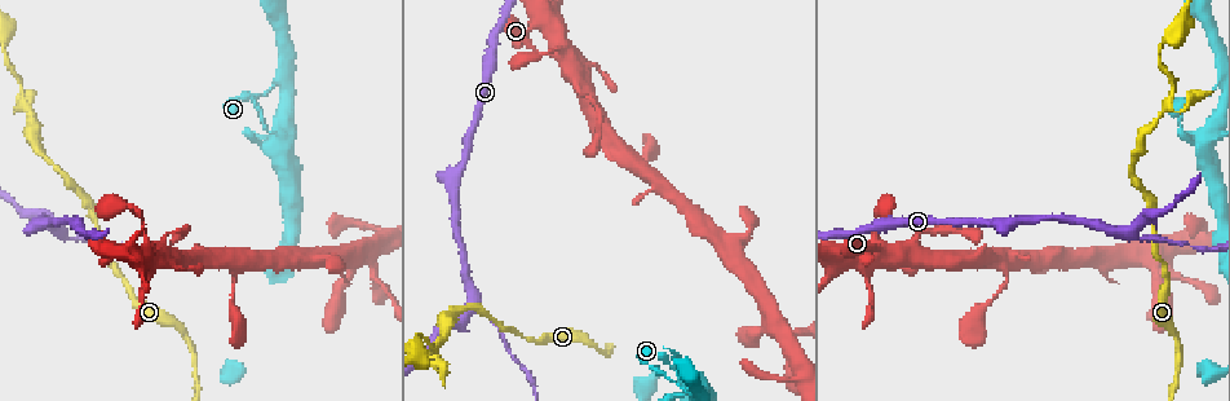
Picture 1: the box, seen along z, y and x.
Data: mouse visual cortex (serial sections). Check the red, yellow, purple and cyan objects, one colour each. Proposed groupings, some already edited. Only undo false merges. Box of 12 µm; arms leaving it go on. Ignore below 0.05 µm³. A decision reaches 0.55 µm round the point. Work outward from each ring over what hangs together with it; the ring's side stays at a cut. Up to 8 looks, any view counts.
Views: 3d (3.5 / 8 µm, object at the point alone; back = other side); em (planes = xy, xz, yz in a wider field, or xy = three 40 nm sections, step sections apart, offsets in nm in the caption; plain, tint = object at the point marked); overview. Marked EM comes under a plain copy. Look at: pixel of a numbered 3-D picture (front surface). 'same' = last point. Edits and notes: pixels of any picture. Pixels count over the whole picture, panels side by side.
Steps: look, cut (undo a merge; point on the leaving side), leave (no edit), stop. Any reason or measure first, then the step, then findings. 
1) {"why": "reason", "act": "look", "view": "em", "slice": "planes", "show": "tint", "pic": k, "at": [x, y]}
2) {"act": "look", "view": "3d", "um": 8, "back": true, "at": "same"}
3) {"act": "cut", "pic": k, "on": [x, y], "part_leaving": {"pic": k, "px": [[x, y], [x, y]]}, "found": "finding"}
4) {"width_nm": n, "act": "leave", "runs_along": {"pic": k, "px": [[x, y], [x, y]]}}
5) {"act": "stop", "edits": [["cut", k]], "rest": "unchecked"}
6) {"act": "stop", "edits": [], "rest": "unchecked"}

{"why": "three-way junction", "act": "look", "view": "3d", "um": 8, "pic": 1, "at": [1131, 233]}

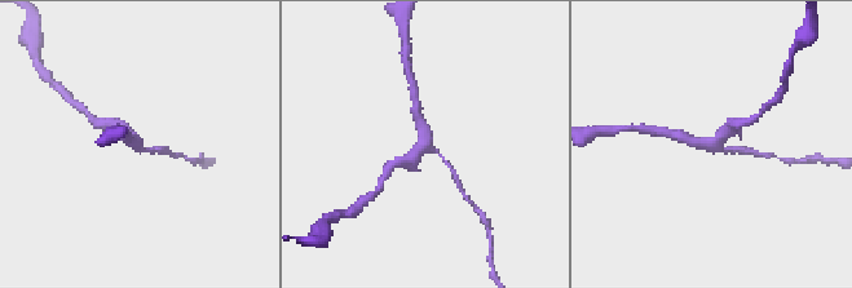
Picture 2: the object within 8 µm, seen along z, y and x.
{"arms": 3, "arm_widths_nm": [150, 300, 350], "why": "need the tissue", "act": "look", "view": "em", "slice": "xy", "step": 5, "show": "tint", "pic": 2, "at": [139, 143]}

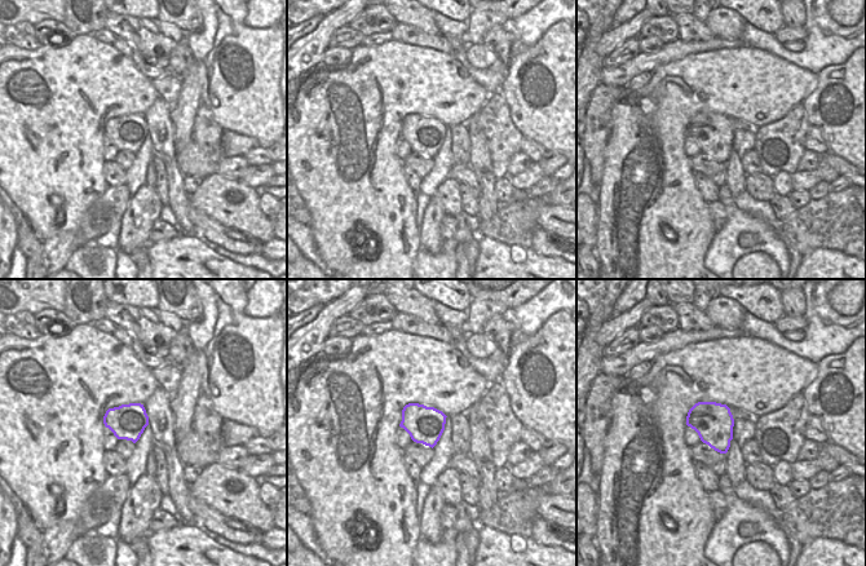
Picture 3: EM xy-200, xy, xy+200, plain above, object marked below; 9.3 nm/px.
{"act": "leave", "found": "continuous, no second cell"}

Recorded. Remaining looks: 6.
{"why": "sharp bend", "act": "look", "view": "3d", "um": 3.5, "pic": 1, "at": [23, 105]}

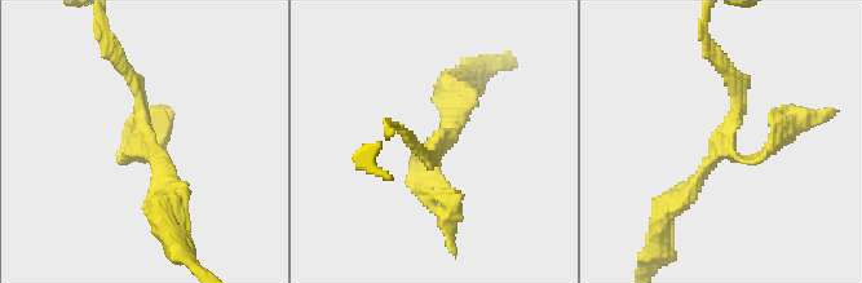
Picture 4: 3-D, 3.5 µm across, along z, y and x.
{"arms": 3, "arm_widths_nm": [150, 150, 200], "act": "look", "view": "em", "slice": "planes", "show": "tint", "pic": 4, "at": [726, 143]}

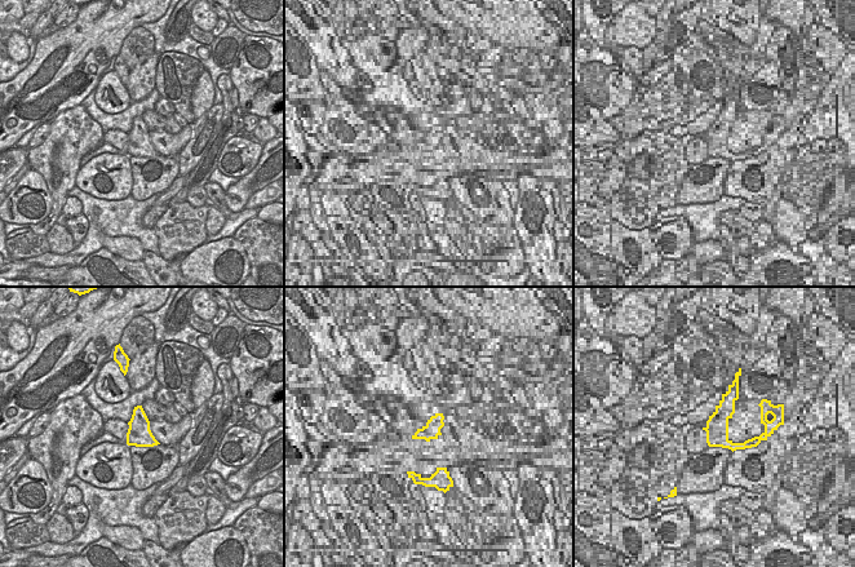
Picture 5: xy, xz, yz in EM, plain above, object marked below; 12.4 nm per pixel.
{"width_nm": 300, "act": "leave", "runs_along": {"pic": 4, "px": [[670, 208], [725, 145], [735, 85], [723, 65]]}, "found": "all the same cell"}

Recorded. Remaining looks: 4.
{"why": "sharp bend", "act": "look", "view": "3d", "um": 8, "pic": 1, "at": [1201, 133]}

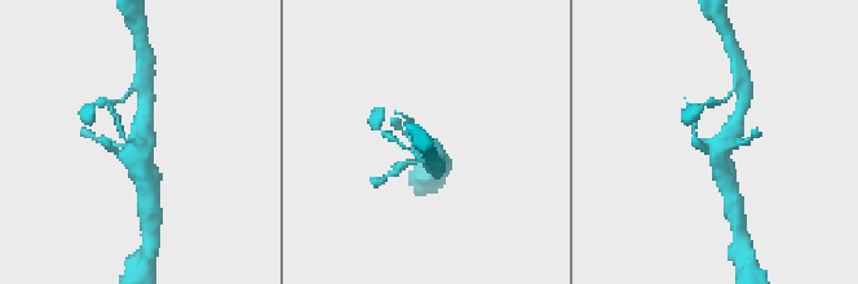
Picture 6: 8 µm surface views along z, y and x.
{"why": "closer look", "act": "look", "view": "3d", "um": 3.5, "pic": 6, "at": [712, 143]}

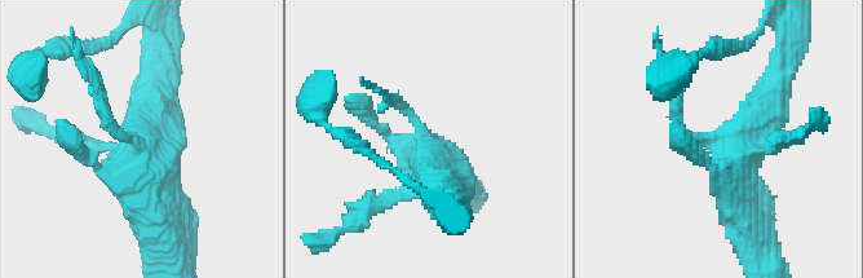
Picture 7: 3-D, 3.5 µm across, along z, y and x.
{"why": "shape alone is not enough", "act": "look", "view": "em", "slice": "xy", "step": 1, "show": "tint", "pic": 7, "at": [722, 140]}

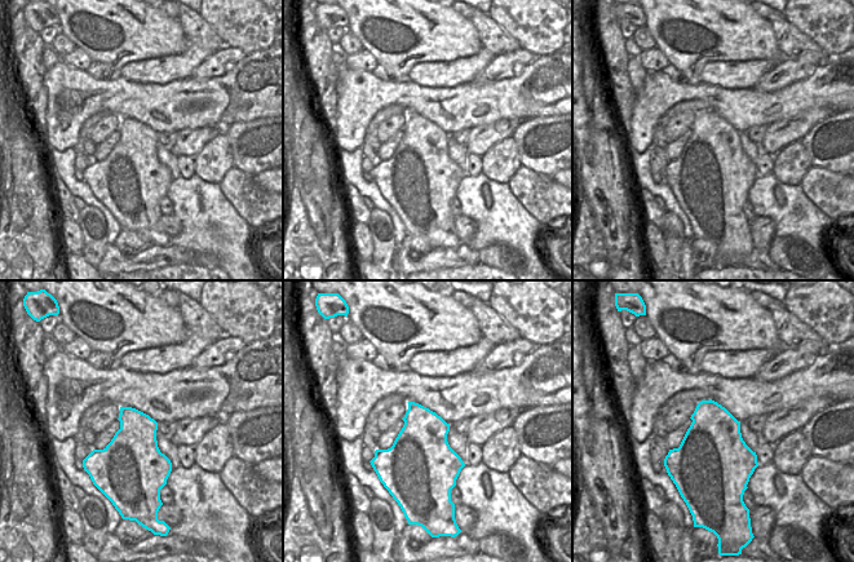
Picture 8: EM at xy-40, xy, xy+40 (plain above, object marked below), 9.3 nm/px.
{"width_nm": 500, "act": "leave", "runs_along": {"pic": 7, "px": [[439, 194], [424, 131], [388, 98]]}, "found": "all the same cell"}

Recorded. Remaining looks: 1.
{"act": "stop", "edits": [], "rest": "unchecked"}

